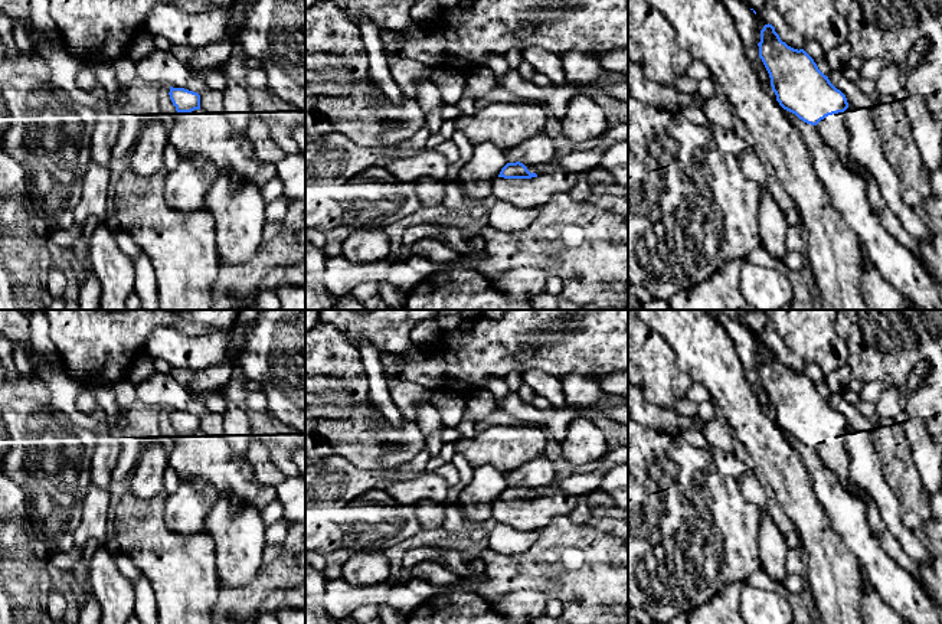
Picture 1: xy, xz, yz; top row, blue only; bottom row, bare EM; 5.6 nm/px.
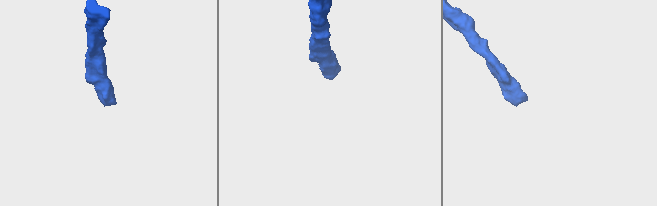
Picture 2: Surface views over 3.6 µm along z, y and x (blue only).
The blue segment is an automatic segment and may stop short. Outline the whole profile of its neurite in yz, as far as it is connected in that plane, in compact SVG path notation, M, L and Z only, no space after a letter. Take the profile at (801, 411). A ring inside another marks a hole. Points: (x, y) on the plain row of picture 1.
M772 347L763 349L758 369L779 428L804 445L815 448L843 489L864 500L867 493L851 484L850 455L844 440L848 431L845 418L804 372L798 373L782 365Z

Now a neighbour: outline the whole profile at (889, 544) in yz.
M870 494L864 497L864 503L867 507L867 522L871 526L882 548L922 587L920 565L906 555L899 542L889 532L883 519L880 517L879 507Z

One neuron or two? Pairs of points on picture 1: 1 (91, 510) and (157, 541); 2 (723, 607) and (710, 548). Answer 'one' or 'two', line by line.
1: two
2: two

